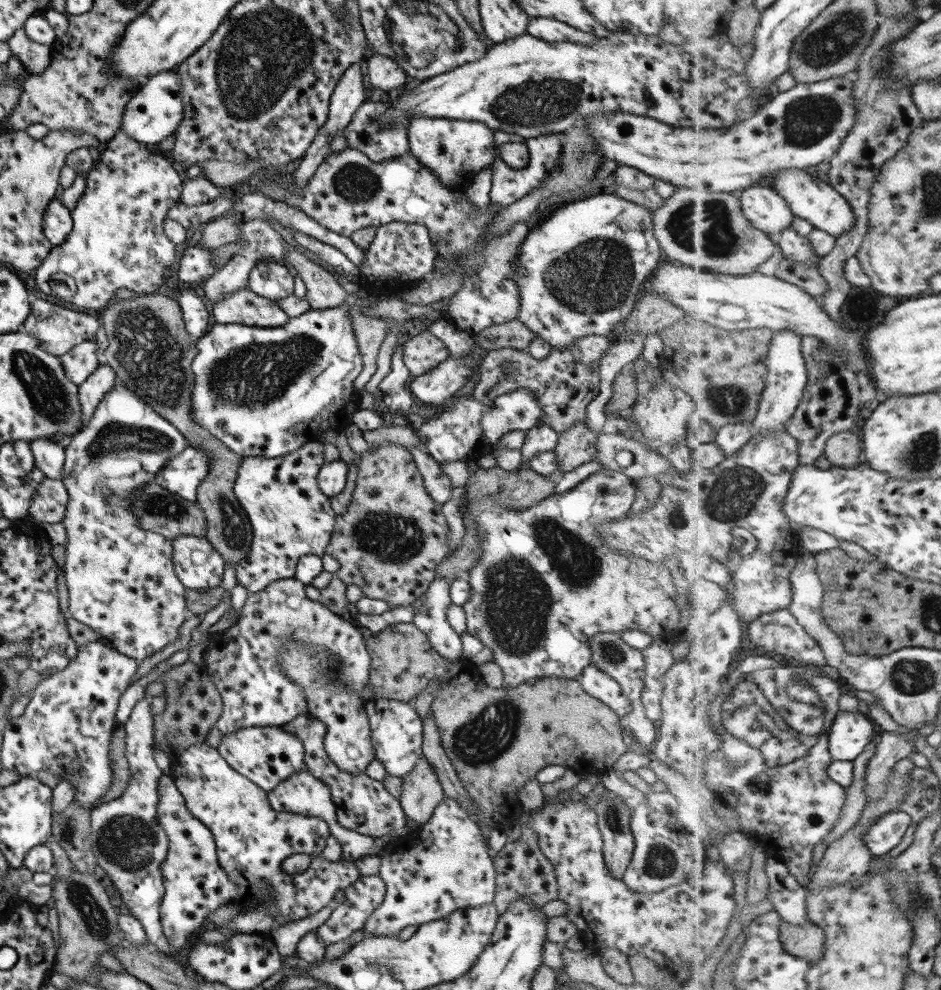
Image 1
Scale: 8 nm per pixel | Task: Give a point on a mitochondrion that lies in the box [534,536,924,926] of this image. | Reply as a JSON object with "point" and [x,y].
{"point":[806,708]}

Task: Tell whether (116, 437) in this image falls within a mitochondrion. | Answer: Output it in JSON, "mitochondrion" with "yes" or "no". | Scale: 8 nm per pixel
{"mitochondrion":"yes"}

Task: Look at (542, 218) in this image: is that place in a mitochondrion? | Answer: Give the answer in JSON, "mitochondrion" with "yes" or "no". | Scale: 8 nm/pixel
{"mitochondrion":"no"}

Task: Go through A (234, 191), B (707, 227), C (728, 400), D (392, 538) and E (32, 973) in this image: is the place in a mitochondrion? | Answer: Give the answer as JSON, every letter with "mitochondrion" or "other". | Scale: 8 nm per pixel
{"A":"other","B":"mitochondrion","C":"mitochondrion","D":"mitochondrion","E":"other"}

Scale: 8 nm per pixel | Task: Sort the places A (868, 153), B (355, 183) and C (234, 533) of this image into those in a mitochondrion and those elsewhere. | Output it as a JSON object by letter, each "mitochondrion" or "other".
{"A":"other","B":"mitochondrion","C":"mitochondrion"}

